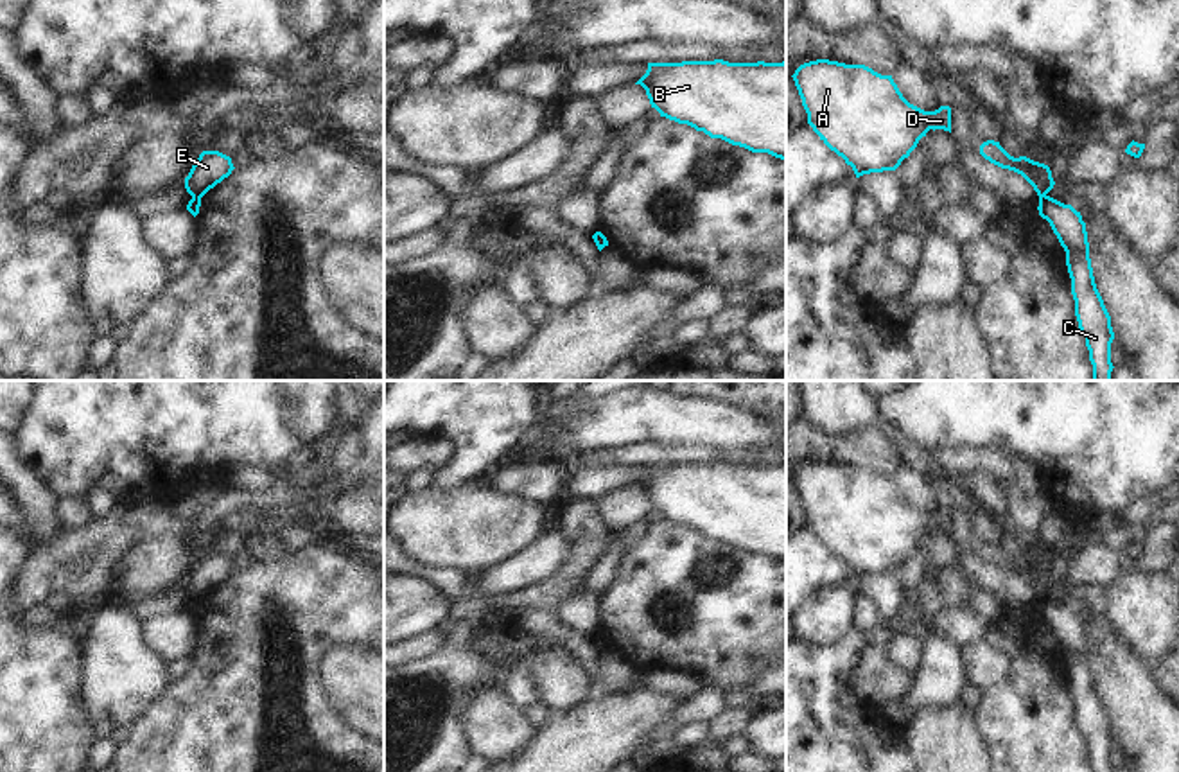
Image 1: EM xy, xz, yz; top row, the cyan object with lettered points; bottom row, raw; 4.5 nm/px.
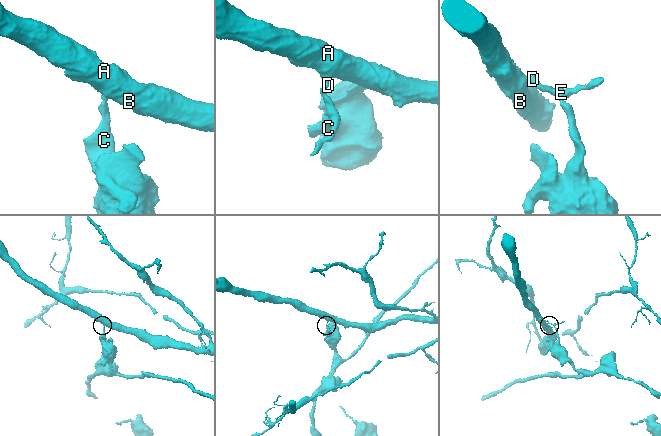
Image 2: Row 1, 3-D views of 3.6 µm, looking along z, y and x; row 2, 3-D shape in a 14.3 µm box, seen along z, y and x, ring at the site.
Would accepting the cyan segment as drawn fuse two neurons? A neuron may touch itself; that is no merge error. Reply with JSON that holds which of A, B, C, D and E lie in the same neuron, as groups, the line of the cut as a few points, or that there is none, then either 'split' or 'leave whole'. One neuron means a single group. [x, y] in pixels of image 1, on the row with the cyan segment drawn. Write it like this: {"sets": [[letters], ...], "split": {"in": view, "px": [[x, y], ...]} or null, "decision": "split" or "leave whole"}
{"sets": [["A", "B", "D", "E"], ["C"]], "split": {"in": "xy", "px": [[192, 194], [200, 198]]}, "decision": "split"}

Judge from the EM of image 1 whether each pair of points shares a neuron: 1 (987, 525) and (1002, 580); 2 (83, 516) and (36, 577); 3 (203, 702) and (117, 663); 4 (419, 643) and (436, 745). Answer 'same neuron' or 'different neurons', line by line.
1: different neurons
2: different neurons
3: different neurons
4: different neurons

